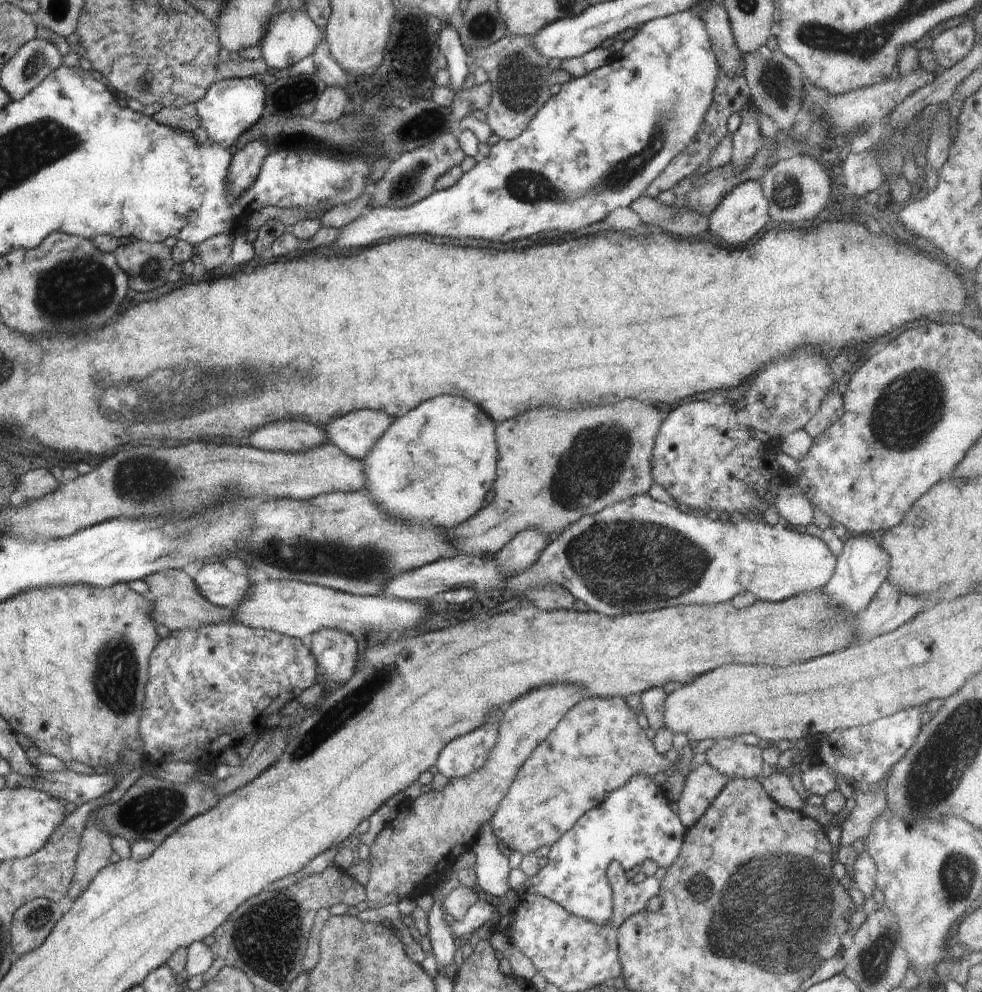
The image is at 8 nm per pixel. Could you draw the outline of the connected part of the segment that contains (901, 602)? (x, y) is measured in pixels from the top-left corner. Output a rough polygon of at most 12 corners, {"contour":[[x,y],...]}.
{"contour":[[884,581],[858,618],[856,638],[904,626],[926,606]]}

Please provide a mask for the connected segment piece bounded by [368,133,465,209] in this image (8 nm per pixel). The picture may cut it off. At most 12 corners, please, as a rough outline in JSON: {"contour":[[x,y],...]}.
{"contour":[[453,133],[406,152],[376,182],[373,208],[430,196],[465,154]]}

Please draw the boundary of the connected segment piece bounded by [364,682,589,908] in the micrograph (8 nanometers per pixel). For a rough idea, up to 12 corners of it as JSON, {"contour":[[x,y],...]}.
{"contour":[[588,697],[502,706],[488,760],[398,810],[369,846],[366,904],[411,901],[476,844],[516,773]]}

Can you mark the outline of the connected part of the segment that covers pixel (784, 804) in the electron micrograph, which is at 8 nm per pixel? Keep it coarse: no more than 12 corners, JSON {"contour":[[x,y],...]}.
{"contour":[[776,769],[756,780],[782,808],[806,804],[790,778]]}

